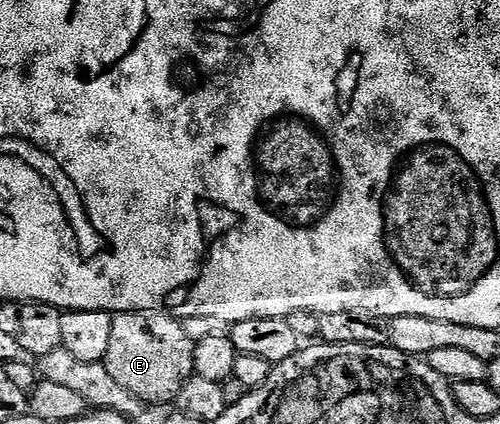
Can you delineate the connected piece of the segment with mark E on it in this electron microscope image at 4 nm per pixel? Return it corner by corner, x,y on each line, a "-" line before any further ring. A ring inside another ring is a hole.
122,311
113,315
111,342
107,344
107,357
104,365
107,372
130,394
144,405
150,403
172,404
179,397
180,390
195,375
194,342
184,332
182,320
167,311

